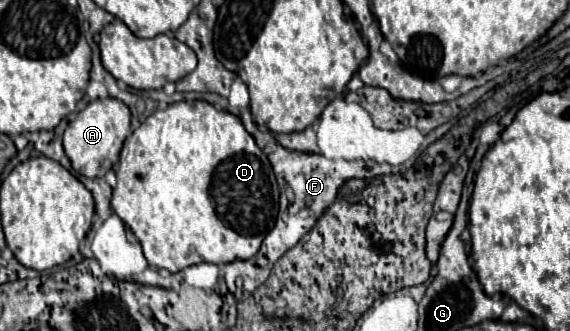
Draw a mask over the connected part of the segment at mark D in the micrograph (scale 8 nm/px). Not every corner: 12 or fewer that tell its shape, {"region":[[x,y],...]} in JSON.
{"region":[[155,110],[111,208],[153,268],[249,260],[279,186],[241,120]]}

